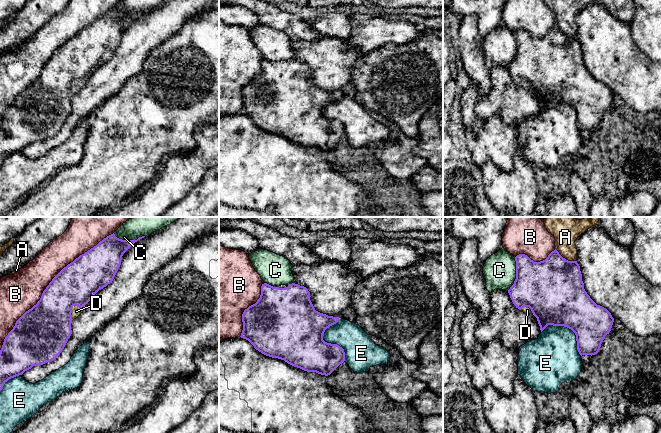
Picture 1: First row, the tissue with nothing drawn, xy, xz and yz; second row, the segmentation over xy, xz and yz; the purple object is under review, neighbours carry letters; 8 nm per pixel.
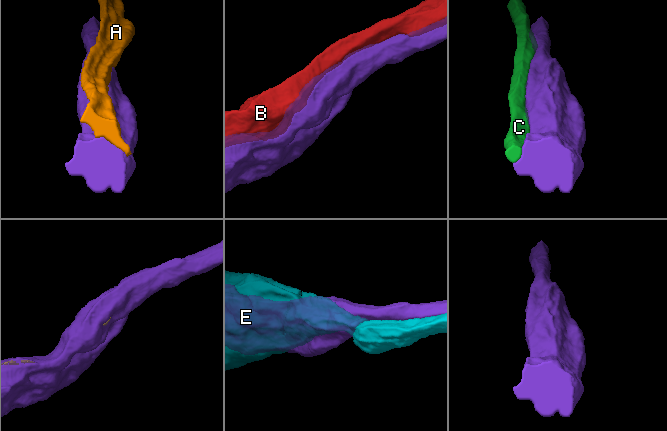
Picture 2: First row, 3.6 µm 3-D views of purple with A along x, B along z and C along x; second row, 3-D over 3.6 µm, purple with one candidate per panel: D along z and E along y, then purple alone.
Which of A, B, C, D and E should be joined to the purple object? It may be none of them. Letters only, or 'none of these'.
D

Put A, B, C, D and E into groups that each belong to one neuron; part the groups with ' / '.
A / B / C / D / E

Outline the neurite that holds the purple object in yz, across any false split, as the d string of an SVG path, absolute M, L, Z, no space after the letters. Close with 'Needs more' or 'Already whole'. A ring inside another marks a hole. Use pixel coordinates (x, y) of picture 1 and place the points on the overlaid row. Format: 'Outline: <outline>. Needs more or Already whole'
Outline: M556 249L540 262L534 262L525 254L517 255L515 261L516 279L508 293L516 308L533 314L541 332L548 325L571 329L576 335L577 350L581 356L597 354L605 336L611 331L614 318L585 291L577 261L566 260Z. Needs more

